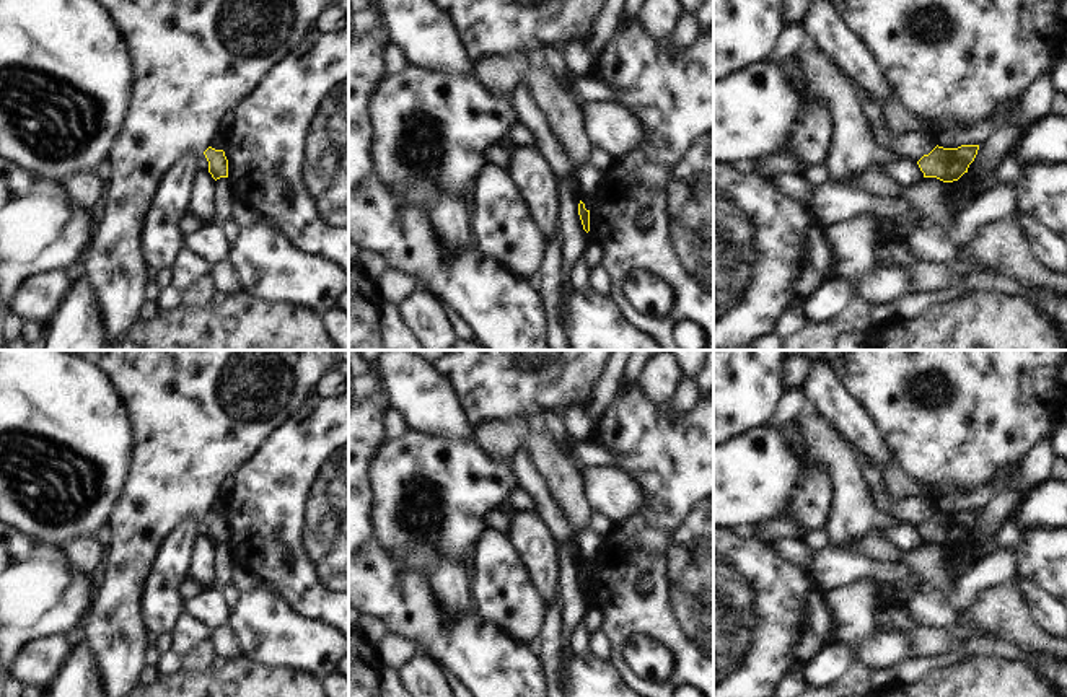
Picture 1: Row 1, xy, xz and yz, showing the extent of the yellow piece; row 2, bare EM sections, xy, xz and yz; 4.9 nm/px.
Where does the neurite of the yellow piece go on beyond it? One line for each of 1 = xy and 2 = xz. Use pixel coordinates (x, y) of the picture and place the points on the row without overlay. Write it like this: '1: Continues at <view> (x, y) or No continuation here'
1: No continuation here
2: No continuation here

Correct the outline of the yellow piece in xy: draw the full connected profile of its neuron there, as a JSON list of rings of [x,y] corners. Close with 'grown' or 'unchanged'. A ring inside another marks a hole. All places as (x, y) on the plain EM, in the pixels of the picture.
[[[209,511],[204,519],[209,526],[209,537],[215,546],[220,542],[228,542],[228,524],[223,515]]]; unchanged

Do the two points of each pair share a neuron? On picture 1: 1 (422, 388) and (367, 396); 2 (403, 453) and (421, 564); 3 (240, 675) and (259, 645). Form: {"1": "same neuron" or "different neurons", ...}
{"1": "different neurons", "2": "same neuron", "3": "different neurons"}

